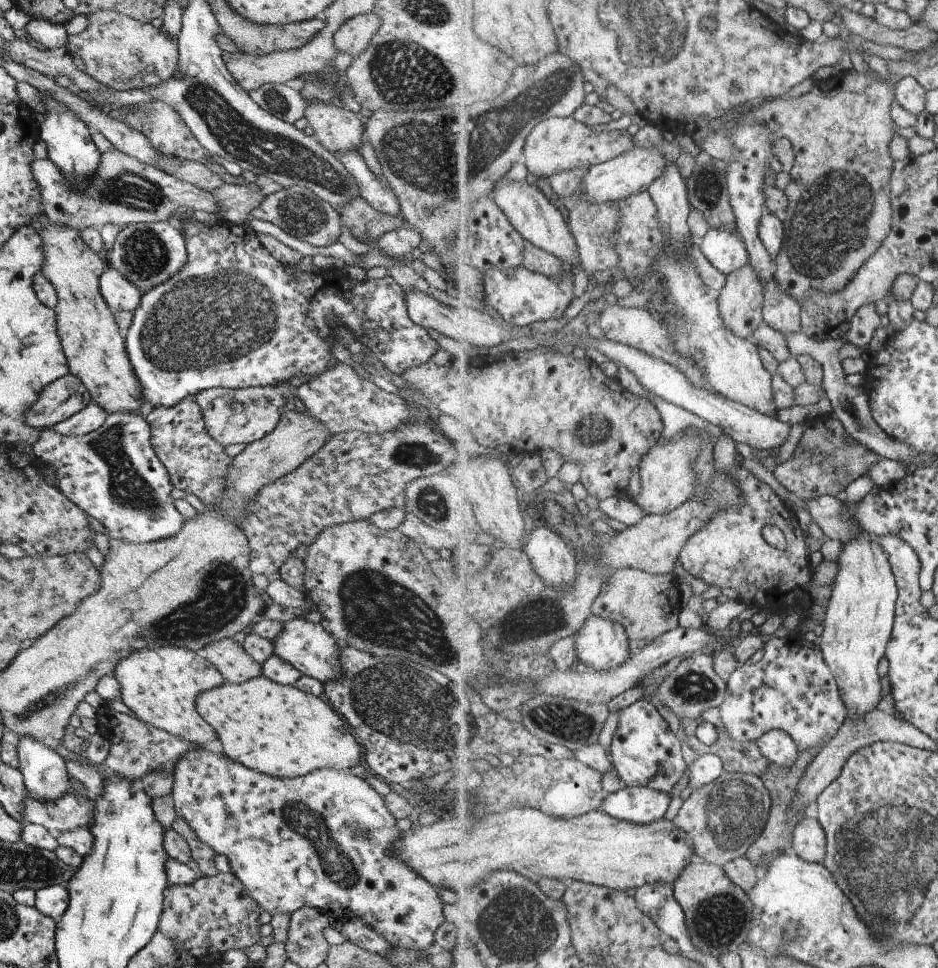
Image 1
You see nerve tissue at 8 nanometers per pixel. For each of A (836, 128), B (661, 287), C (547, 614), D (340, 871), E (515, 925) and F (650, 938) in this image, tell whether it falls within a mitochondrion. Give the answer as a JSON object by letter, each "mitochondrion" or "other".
{"A":"other","B":"mitochondrion","C":"mitochondrion","D":"mitochondrion","E":"mitochondrion","F":"other"}

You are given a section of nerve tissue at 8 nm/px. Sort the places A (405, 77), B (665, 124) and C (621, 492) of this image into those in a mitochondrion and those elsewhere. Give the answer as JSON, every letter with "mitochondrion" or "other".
{"A":"mitochondrion","B":"other","C":"other"}

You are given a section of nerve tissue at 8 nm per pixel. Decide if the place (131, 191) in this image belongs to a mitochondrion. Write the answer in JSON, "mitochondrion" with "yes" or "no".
{"mitochondrion":"yes"}

